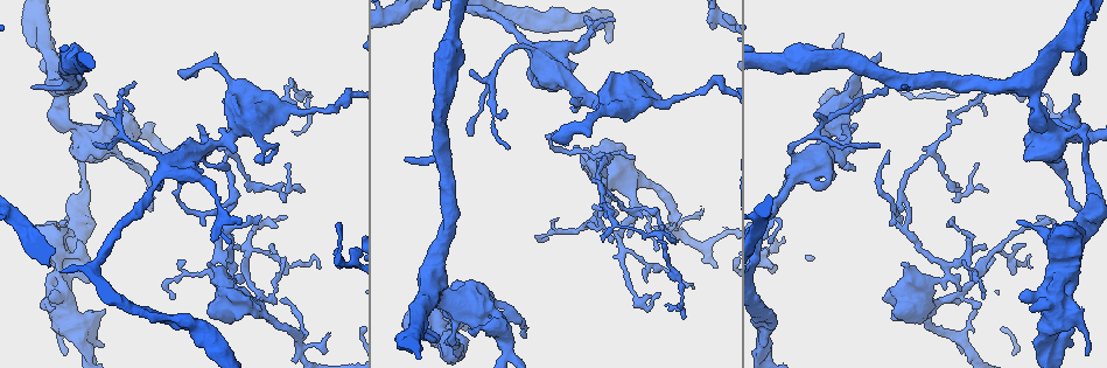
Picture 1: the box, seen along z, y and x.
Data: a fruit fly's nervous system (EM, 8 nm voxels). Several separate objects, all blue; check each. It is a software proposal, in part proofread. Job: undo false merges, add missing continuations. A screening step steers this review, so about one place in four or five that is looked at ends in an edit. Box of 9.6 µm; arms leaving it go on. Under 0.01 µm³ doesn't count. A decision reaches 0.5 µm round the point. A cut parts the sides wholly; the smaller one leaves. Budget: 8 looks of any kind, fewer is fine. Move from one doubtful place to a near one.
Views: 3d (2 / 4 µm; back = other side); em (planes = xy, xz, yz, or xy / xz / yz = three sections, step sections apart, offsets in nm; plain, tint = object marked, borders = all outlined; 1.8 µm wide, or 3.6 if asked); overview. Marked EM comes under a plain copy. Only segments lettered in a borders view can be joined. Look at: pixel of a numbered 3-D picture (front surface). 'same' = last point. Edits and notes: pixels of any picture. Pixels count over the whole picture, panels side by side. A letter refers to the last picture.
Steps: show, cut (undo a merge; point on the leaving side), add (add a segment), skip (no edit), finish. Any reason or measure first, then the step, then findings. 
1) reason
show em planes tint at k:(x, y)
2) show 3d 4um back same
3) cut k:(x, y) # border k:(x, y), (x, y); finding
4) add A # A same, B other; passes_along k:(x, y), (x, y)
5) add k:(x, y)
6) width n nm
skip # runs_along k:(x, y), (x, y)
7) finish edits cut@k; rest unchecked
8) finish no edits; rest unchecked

thin arm on a thick one
show 3d 4um at 1:(606, 200)

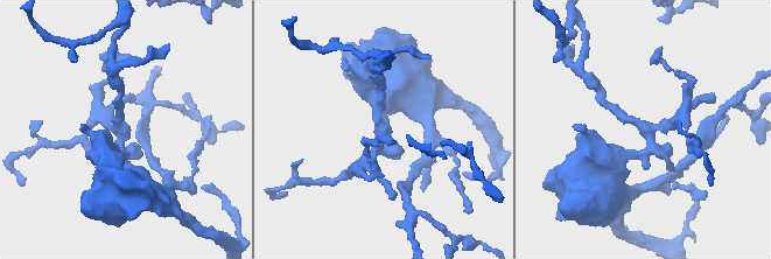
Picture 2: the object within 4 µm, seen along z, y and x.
show em planes borders at 2:(379, 132)

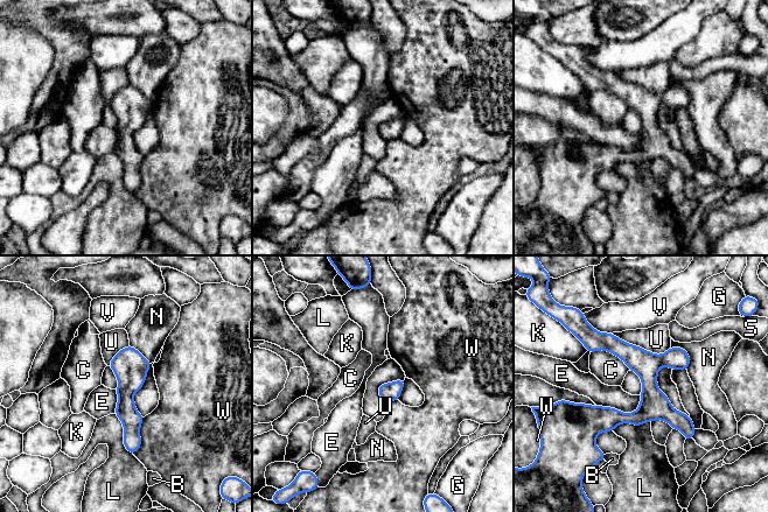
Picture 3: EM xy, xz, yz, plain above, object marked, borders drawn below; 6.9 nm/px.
skip # B other, C other, E other, G other, K other, L other, N other, S other, U other, V other, W other; border 3:(641, 394), (628, 413), (597, 405); continuous, no second cell

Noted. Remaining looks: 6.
tapers out
show 3d 2um at 1:(326, 336)

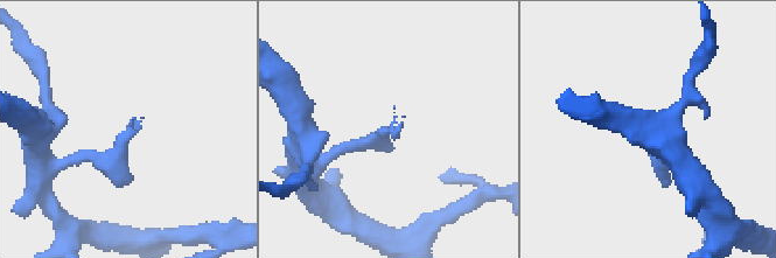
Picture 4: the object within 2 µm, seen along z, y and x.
show em planes borders at 4:(131, 122)

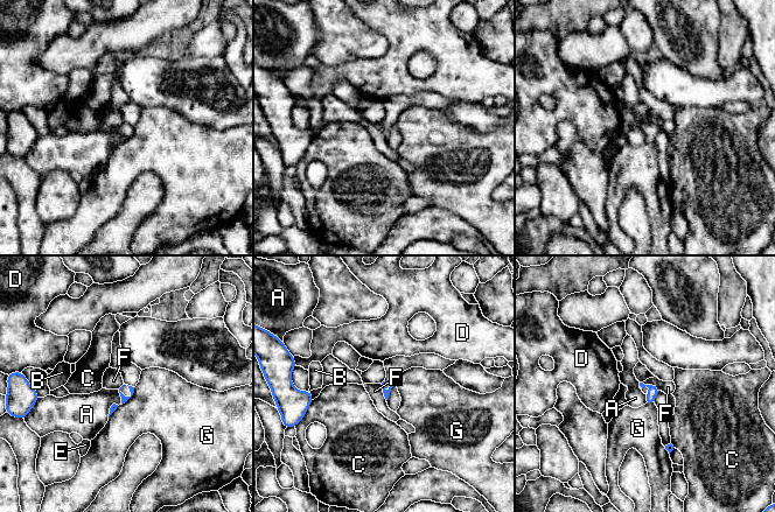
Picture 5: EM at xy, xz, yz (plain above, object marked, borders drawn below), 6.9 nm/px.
skip # A other, B other, C other, D other, E other, F other, G other; border 5:(642, 383), (655, 385), (661, 390); none of them fits

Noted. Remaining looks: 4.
arms part here
show em xz step 8 borders at 1:(604, 157)

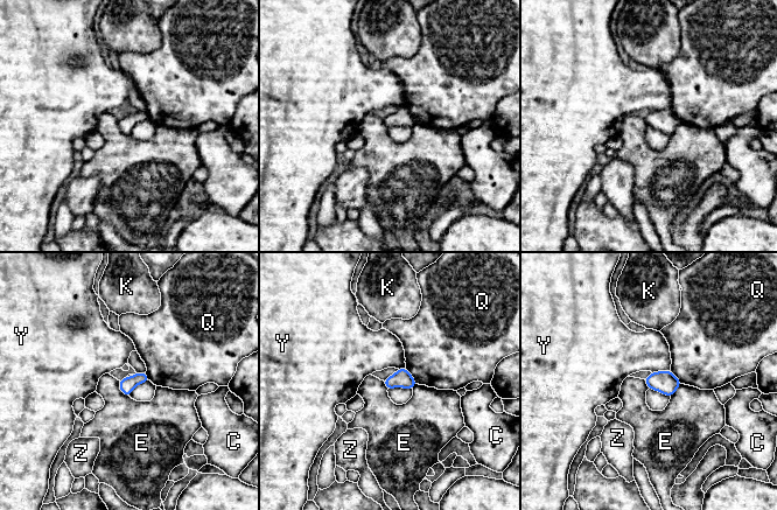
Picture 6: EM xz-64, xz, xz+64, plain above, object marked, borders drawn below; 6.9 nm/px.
width 110 nm
skip # C other, E other, K other, Q other, Y other, Z other; border 6:(118, 381), (118, 388), (128, 397); continuous, no second cell

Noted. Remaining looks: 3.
finish no edits; rest unchecked

